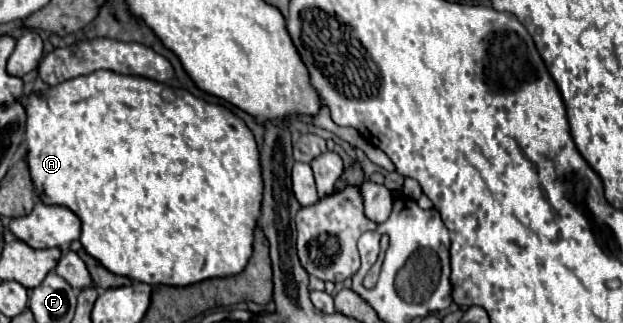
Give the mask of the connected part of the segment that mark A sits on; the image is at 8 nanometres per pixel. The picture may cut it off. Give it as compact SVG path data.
M95 71L91 75L81 75L63 81L43 93L31 93L27 97L21 97L19 103L27 113L25 145L27 145L27 167L31 171L33 187L45 205L63 205L81 219L83 249L115 275L125 275L129 279L137 279L149 285L177 285L177 287L199 283L209 277L237 275L239 271L243 271L243 267L251 257L255 219L261 211L263 181L259 167L259 151L253 133L239 117L235 117L221 105L205 103L203 99L193 97L185 89L177 89L175 101L165 101L161 97L161 91L163 85L151 79L117 75L113 71Z

